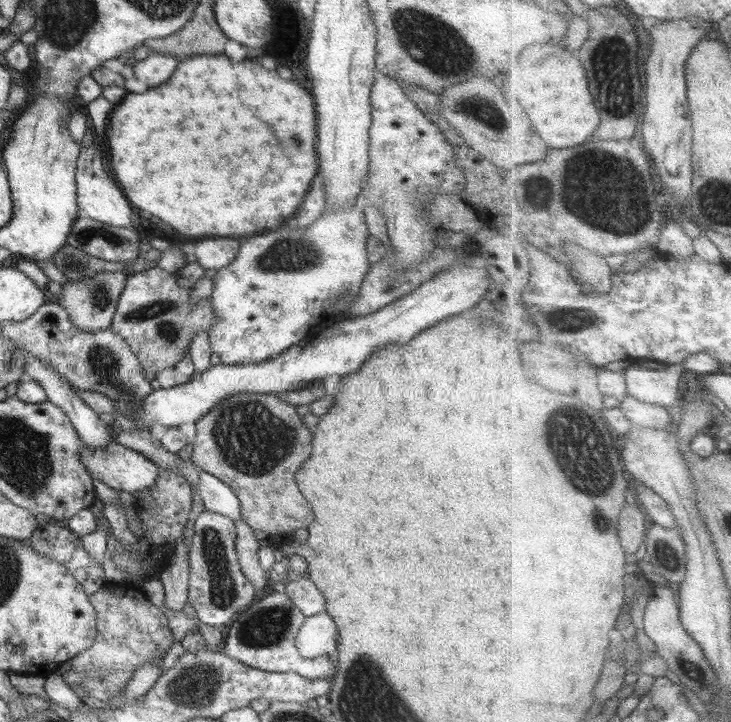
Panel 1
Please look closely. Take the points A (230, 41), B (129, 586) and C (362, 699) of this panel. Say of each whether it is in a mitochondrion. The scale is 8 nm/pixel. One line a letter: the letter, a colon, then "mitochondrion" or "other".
A: other
B: other
C: mitochondrion

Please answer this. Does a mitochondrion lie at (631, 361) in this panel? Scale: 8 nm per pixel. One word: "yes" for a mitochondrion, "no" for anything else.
no

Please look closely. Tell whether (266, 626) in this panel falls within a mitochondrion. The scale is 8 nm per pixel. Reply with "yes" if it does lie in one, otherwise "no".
yes

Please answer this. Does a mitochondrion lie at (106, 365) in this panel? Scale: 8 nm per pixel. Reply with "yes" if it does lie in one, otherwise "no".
yes

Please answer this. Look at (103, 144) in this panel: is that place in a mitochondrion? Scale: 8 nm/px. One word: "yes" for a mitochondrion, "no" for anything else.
no

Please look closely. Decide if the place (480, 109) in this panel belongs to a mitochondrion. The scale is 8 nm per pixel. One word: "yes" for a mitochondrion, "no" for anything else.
yes

